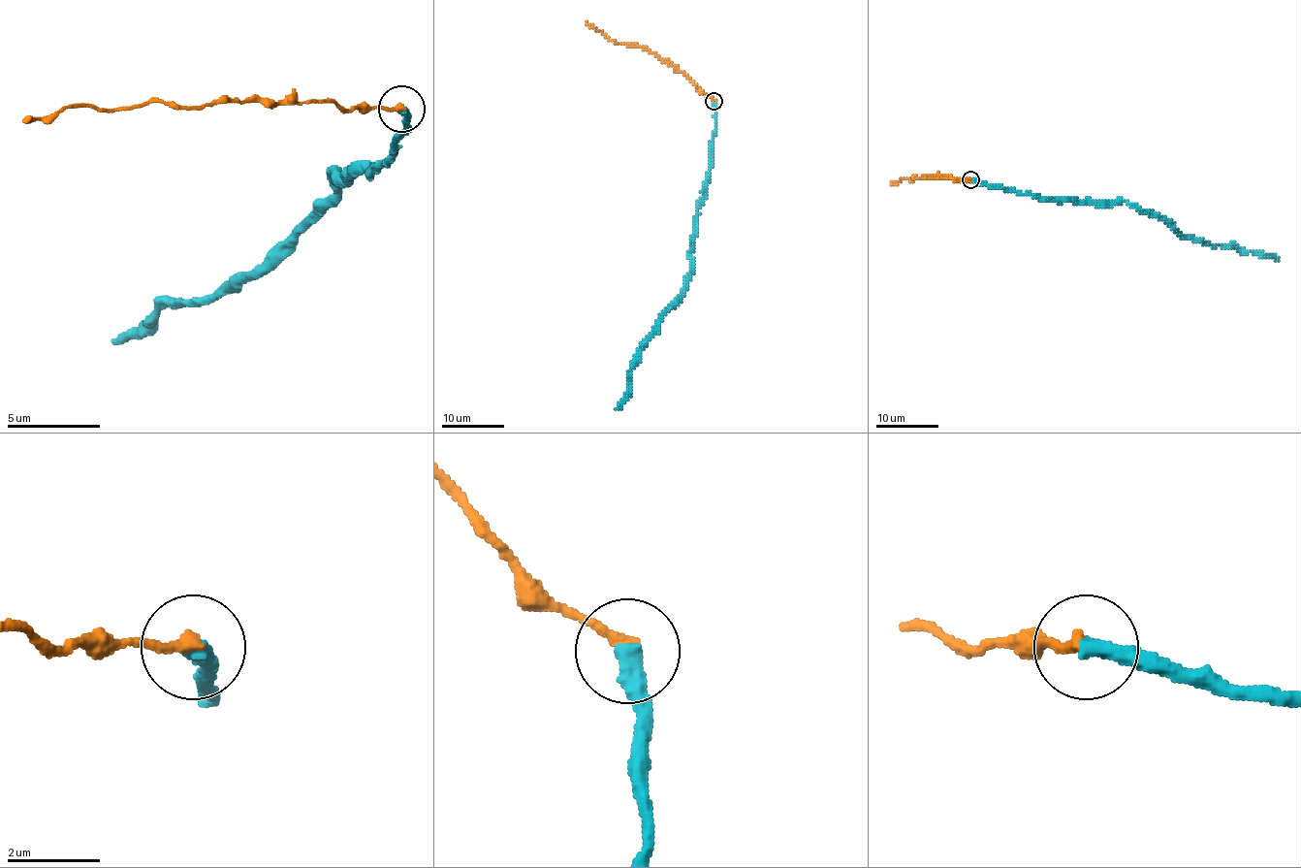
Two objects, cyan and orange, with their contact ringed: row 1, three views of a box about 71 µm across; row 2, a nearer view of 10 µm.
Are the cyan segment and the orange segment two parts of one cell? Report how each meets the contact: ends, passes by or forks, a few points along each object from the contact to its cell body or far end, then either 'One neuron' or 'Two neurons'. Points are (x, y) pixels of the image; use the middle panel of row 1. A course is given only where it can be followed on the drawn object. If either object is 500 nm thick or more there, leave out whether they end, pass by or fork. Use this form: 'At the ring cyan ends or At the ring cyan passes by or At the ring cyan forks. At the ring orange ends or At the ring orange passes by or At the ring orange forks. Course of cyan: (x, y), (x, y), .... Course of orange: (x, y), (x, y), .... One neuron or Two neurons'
At the ring cyan ends. At the ring orange ends. Course of cyan: (713, 101), (716, 131), (705, 199), (697, 208), (688, 282), (644, 345), (631, 369), (628, 394), (616, 409). Course of orange: (713, 101), (684, 74), (656, 55), (639, 46), (609, 40), (586, 22). Two neurons

